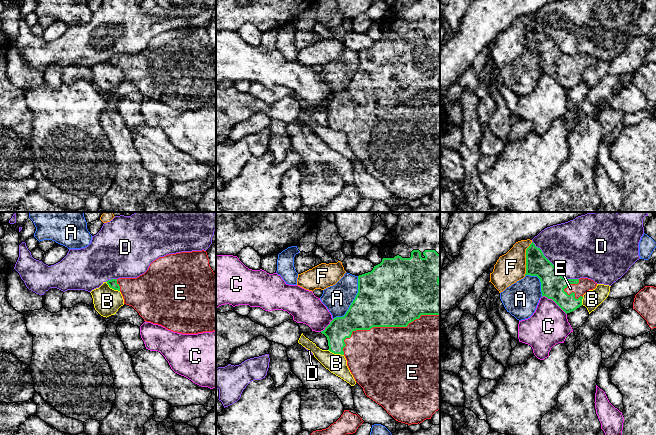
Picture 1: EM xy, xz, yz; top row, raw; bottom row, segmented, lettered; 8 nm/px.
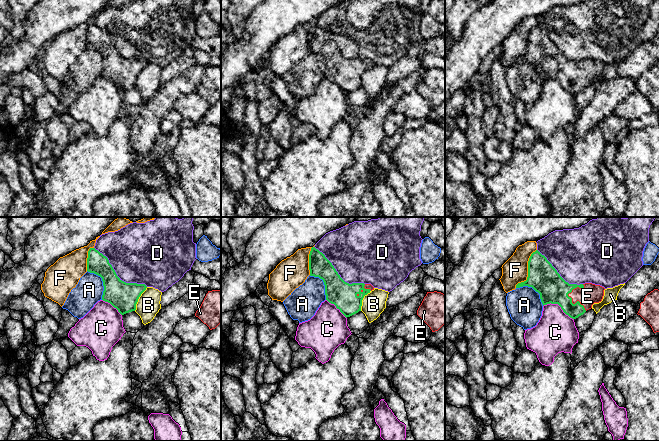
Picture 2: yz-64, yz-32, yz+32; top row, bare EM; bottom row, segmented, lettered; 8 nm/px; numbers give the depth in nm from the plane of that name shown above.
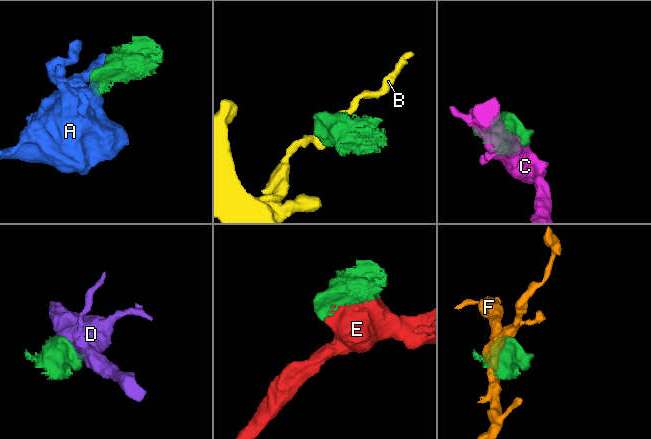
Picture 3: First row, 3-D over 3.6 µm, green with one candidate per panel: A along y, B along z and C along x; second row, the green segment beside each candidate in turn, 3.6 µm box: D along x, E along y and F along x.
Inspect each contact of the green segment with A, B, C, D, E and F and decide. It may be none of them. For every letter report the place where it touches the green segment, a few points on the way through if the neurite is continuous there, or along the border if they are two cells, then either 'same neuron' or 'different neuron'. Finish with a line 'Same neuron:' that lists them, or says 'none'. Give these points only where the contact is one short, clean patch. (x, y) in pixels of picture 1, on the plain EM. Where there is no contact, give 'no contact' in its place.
A: xz (353, 77) | different neuron
B: xy (112, 64) | along xy (106, 57), (110, 63), (119, 67) | different neuron
C: yz (554, 77) | different neuron
D: yz (554, 42) | different neuron
E: xz (383, 102) | same neuron
F: yz (526, 35) | different neuron
Same neuron: E

